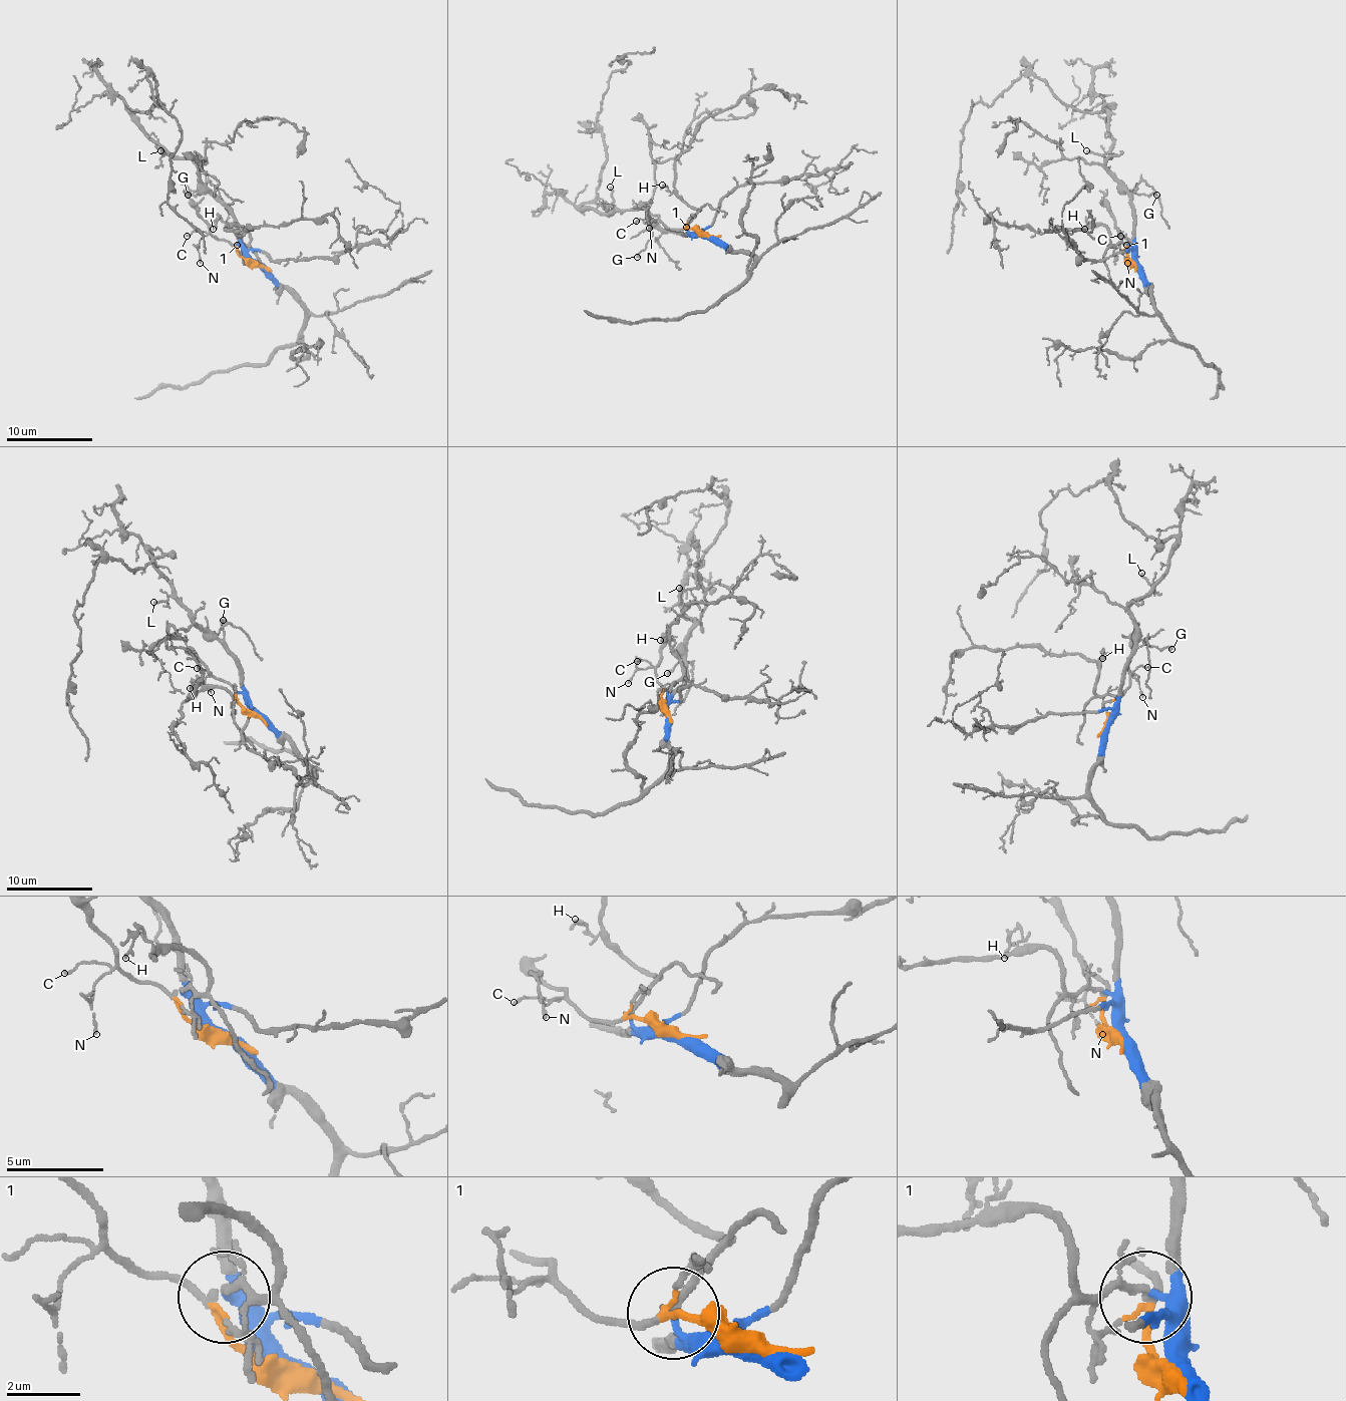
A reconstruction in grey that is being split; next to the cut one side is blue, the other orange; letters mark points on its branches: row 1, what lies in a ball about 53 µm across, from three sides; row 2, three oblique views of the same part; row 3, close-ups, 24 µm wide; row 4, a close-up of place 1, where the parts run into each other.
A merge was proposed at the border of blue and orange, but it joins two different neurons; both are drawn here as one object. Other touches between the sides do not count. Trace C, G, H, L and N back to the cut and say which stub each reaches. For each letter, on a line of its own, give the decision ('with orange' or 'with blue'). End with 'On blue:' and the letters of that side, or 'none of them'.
C: with orange
G: with blue
H: with blue
L: with blue
N: with orange
On blue: G, H, L

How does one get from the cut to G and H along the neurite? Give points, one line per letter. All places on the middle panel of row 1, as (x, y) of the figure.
G: (706, 236), (686, 236), (654, 227), (637, 257)
H: (706, 236), (693, 236), (686, 230), (686, 223), (699, 210), (663, 184)

